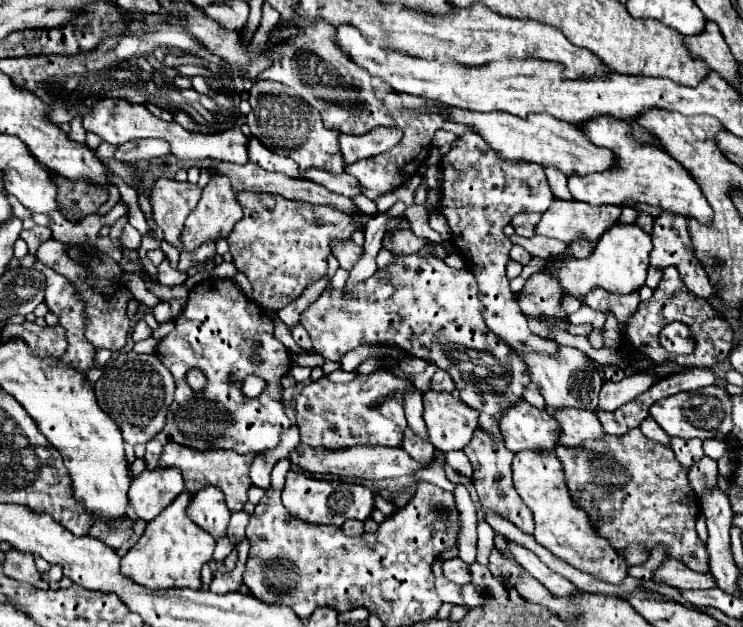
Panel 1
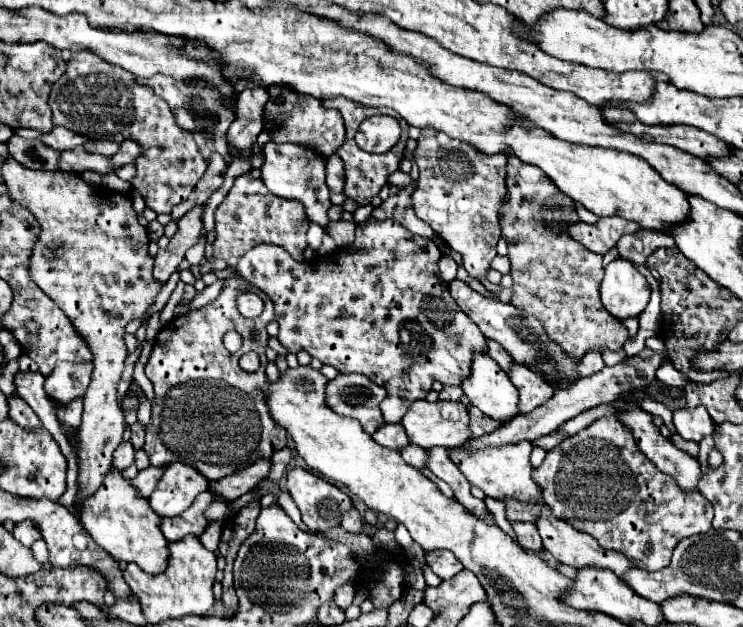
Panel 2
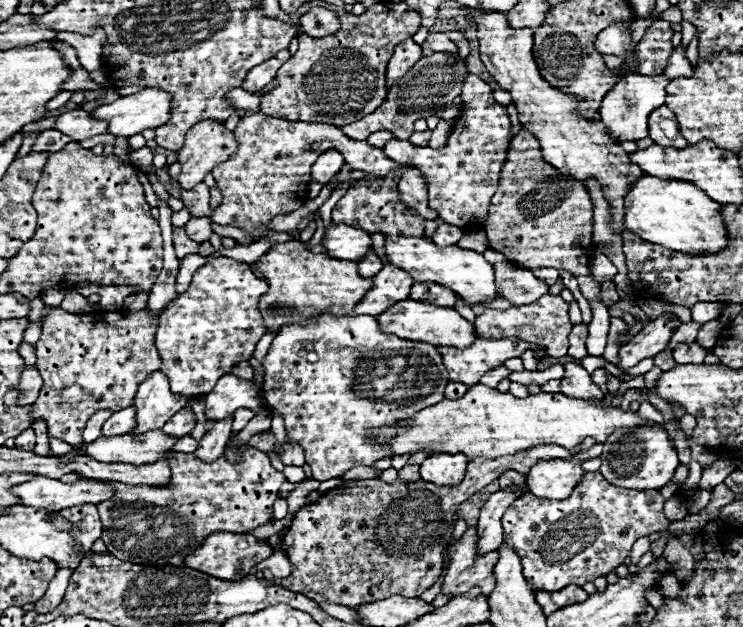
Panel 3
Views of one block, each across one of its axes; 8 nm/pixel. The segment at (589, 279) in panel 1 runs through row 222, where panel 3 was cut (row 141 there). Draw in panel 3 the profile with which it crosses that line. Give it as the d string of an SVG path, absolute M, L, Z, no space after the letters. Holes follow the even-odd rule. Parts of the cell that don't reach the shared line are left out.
M636 72L626 74L602 100L600 106L600 118L610 128L610 136L614 140L642 140L648 136L648 116L652 110L660 108L666 98L666 84L670 84L670 78L666 76L642 76Z

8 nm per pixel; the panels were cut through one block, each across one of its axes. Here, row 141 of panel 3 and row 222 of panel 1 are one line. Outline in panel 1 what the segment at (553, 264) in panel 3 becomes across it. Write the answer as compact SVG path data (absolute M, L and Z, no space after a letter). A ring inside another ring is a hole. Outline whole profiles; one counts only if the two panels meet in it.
M518 214L512 218L512 226L516 230L518 236L526 236L532 238L534 236L534 226L538 224L540 214Z

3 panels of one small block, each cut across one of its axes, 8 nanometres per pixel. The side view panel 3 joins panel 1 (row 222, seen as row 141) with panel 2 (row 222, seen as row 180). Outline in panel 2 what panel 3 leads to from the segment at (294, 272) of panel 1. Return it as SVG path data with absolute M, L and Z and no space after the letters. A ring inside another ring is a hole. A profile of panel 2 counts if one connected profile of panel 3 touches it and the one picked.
M250 170L236 178L232 190L216 210L216 240L212 244L212 256L224 258L228 266L236 266L240 256L256 244L276 244L288 250L294 260L304 260L302 252L306 248L308 226L310 220L298 200L284 200L270 194L264 184L256 180L256 170Z

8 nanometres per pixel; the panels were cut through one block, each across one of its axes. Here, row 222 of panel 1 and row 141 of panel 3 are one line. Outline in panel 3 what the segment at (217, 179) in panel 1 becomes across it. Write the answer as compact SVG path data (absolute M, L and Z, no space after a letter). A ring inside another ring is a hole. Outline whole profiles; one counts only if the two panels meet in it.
M204 120L190 128L182 150L178 150L176 162L182 170L178 174L180 188L192 190L204 180L204 176L218 164L230 158L236 150L236 138L224 124Z

